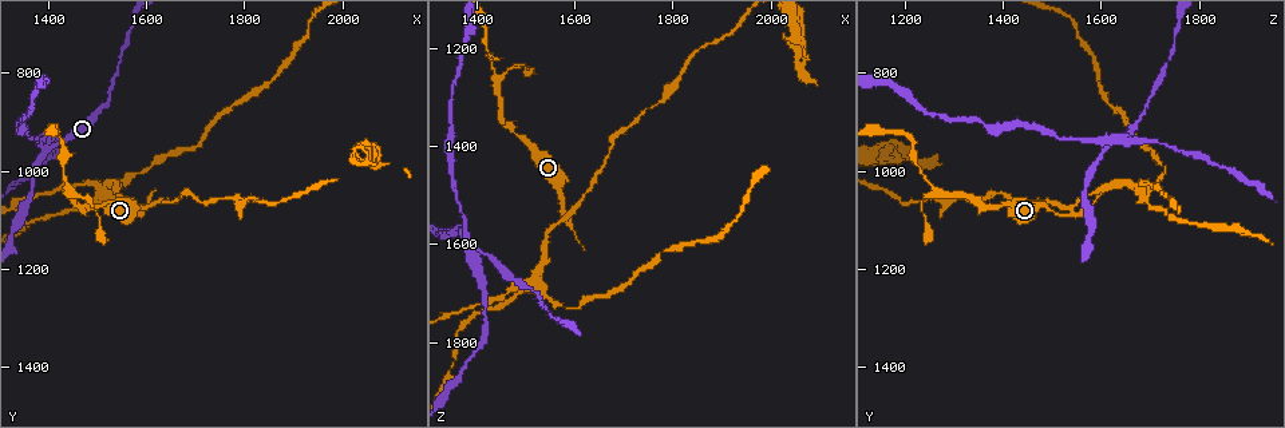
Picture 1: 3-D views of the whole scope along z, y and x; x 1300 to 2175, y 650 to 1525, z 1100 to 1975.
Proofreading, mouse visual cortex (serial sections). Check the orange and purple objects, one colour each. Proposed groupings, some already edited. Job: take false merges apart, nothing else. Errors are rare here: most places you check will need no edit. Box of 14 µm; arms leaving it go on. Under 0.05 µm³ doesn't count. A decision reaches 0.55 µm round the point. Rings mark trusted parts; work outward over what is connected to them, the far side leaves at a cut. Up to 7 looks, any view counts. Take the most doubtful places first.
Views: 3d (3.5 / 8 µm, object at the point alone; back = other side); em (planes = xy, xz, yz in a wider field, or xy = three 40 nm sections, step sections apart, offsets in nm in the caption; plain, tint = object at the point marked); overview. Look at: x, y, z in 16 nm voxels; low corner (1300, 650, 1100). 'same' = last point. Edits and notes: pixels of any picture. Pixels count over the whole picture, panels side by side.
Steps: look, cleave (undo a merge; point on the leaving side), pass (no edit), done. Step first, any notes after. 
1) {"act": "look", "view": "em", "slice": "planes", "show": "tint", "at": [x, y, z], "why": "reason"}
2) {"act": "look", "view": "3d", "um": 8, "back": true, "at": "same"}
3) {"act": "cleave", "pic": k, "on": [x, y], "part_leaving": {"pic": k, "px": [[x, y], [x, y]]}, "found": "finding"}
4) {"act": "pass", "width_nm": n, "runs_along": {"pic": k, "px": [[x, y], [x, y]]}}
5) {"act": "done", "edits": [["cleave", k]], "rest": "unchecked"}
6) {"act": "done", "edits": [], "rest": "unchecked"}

{"act": "look", "view": "3d", "um": 8, "at": [1590, 1075, 1540]}

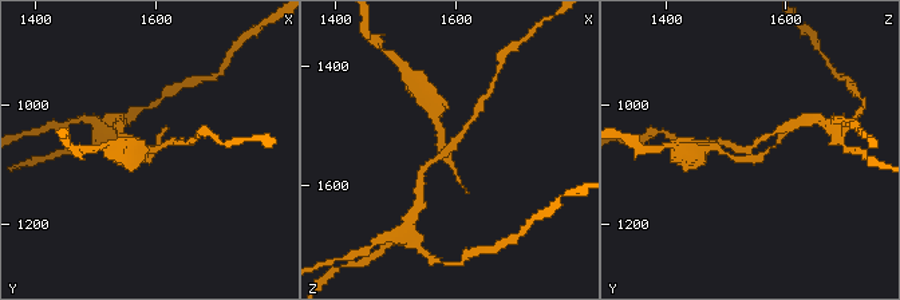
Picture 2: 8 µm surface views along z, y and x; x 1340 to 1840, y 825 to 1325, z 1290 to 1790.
{"act": "look", "view": "3d", "um": 3.5, "at": [1585, 1075, 1540], "why": "closer look"}

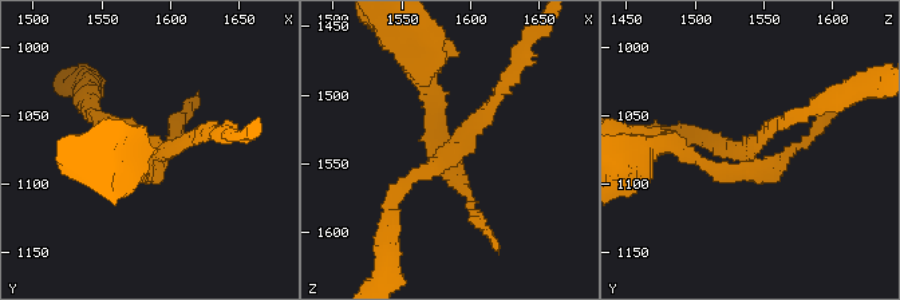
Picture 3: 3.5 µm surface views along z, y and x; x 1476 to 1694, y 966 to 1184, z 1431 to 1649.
{"act": "look", "view": "em", "slice": "planes", "show": "tint", "at": [1588, 1076, 1540], "why": "now the EM"}

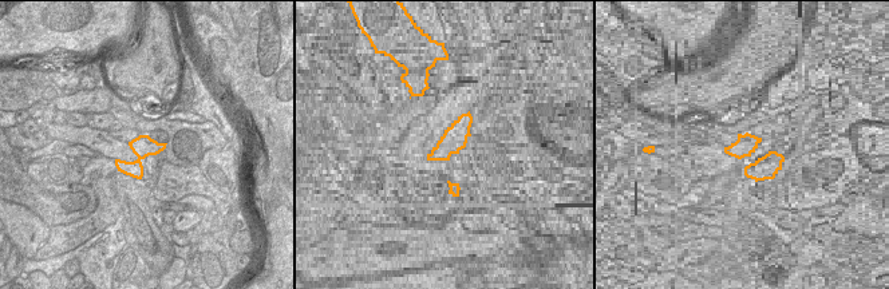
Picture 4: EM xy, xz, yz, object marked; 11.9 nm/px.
{"act": "cleave", "pic": 3, "on": [419, 176], "part_leaving": {"pic": 3, "px": [[447, 152], [402, 185], [386, 231]]}, "found": "a second cell is stuck on"}

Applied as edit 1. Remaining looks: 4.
{"act": "look", "view": "3d", "um": 8, "at": [1385, 935, 1615], "why": "a narrow waist"}

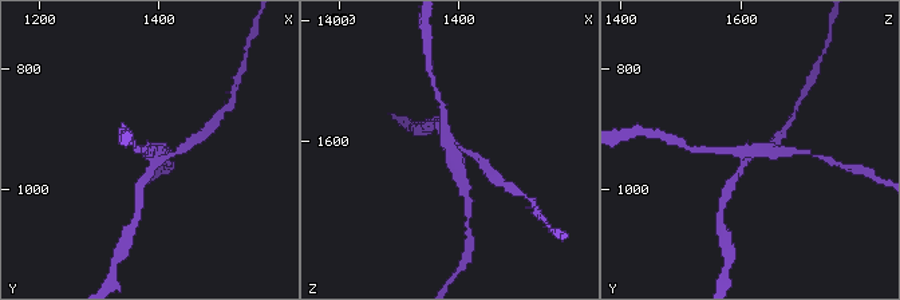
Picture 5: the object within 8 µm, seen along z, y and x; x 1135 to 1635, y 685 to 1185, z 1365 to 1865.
{"act": "look", "view": "em", "slice": "planes", "show": "tint", "at": [1395, 935, 1610]}

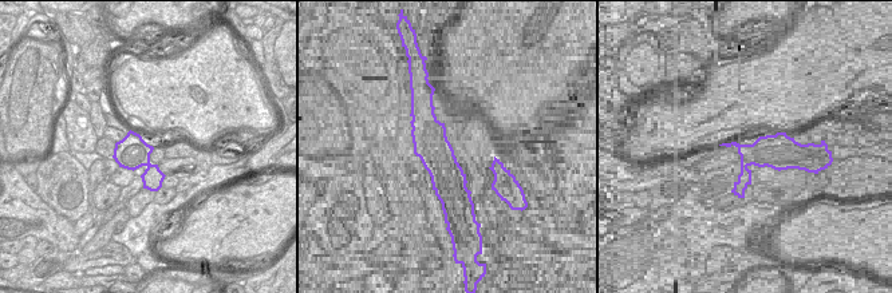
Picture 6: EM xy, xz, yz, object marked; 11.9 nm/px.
{"act": "cleave", "pic": 5, "on": [457, 172], "part_leaving": {"pic": 5, "px": [[747, 156], [699, 149]]}, "found": "a second cell is stuck on"}

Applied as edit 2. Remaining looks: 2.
{"act": "look", "view": "3d", "um": 3.5, "at": [1435, 1040, 1275], "why": "a fork"}

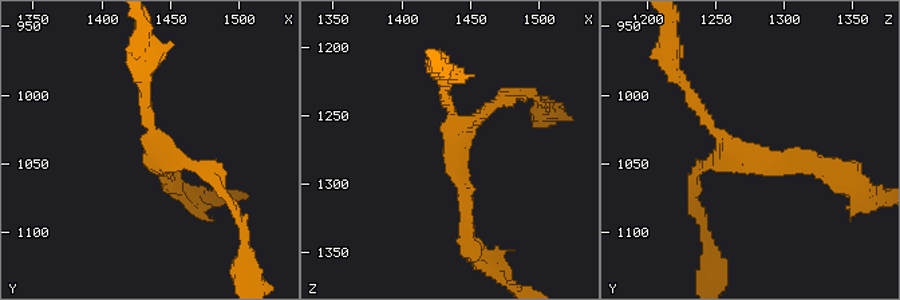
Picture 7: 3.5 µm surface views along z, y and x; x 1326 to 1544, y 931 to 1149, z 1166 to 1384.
{"act": "look", "view": "em", "slice": "xy", "step": 3, "show": "tint", "at": [1438, 1042, 1272], "arms": 3, "arm_widths_nm": [150, 150, 200], "why": "shape alone is not enough"}

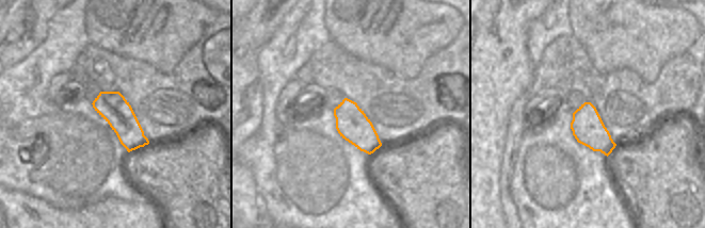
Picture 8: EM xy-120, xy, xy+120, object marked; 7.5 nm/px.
{"act": "pass", "width_nm": 240, "runs_along": {"pic": 7, "px": [[831, 168], [761, 164], [717, 131], [690, 90]]}, "found": "all the same cell"}

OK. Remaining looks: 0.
{"act": "done", "edits": [["cleave", 3], ["cleave", 5]], "rest": "unchecked"}

